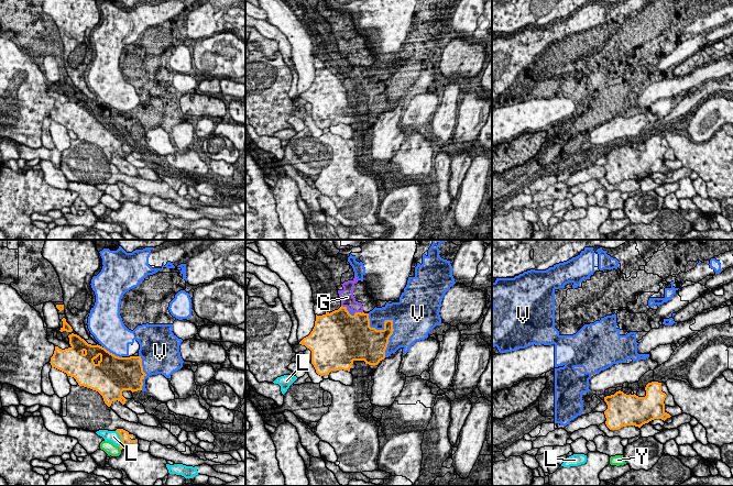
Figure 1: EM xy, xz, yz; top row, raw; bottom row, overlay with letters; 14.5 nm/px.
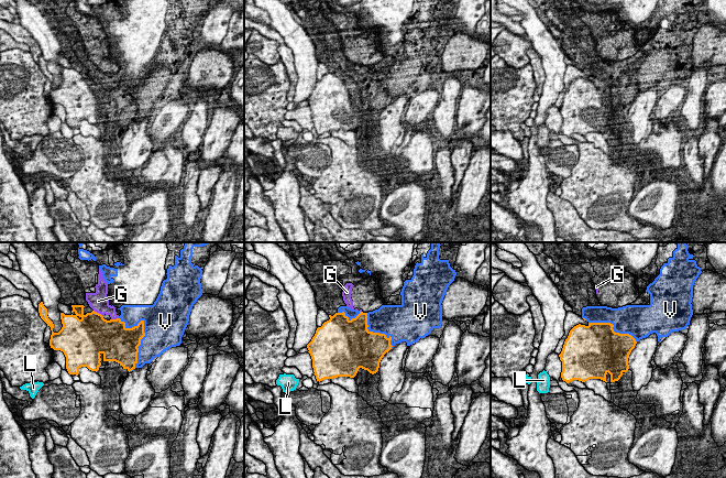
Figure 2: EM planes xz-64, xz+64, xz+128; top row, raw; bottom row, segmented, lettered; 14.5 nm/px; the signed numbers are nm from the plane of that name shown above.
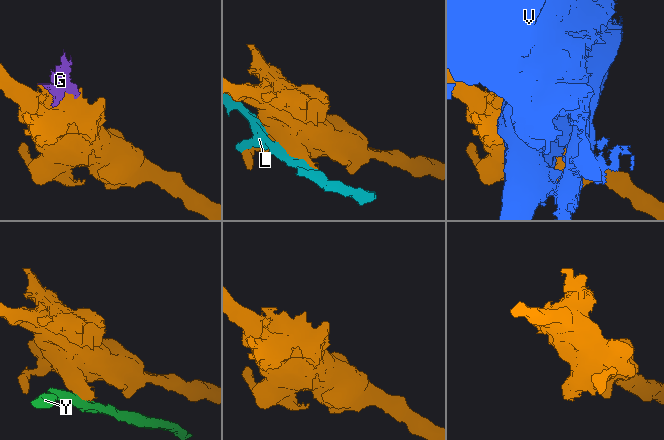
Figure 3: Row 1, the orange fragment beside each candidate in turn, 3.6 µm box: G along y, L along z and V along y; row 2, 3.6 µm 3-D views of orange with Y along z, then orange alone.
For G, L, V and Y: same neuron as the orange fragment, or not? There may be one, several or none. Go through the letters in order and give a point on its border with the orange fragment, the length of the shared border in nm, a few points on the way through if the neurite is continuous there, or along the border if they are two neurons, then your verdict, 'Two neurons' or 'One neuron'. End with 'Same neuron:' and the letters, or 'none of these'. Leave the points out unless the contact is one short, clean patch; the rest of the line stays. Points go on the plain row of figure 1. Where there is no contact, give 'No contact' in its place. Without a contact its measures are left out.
G: Touches orange at xz (359, 66). Shared border 110 nm. Two neurons
L: Touches orange at xy (121, 192). Shared border 260 nm. Two neurons
V: Touches orange at xz (390, 74). Shared border 700 nm. Two neurons
Y: Touches orange at xy (120, 201). Shared border 70 nm. Boundary: xy (118, 200), (121, 202). Two neurons
Same neuron: none of these

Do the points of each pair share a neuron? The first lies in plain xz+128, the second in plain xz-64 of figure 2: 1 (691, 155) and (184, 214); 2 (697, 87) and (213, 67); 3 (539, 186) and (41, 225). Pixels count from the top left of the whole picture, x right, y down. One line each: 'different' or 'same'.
1: same
2: different
3: same

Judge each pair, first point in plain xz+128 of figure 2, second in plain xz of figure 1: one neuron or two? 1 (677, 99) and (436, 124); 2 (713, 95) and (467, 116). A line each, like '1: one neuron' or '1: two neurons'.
1: two neurons
2: one neuron

